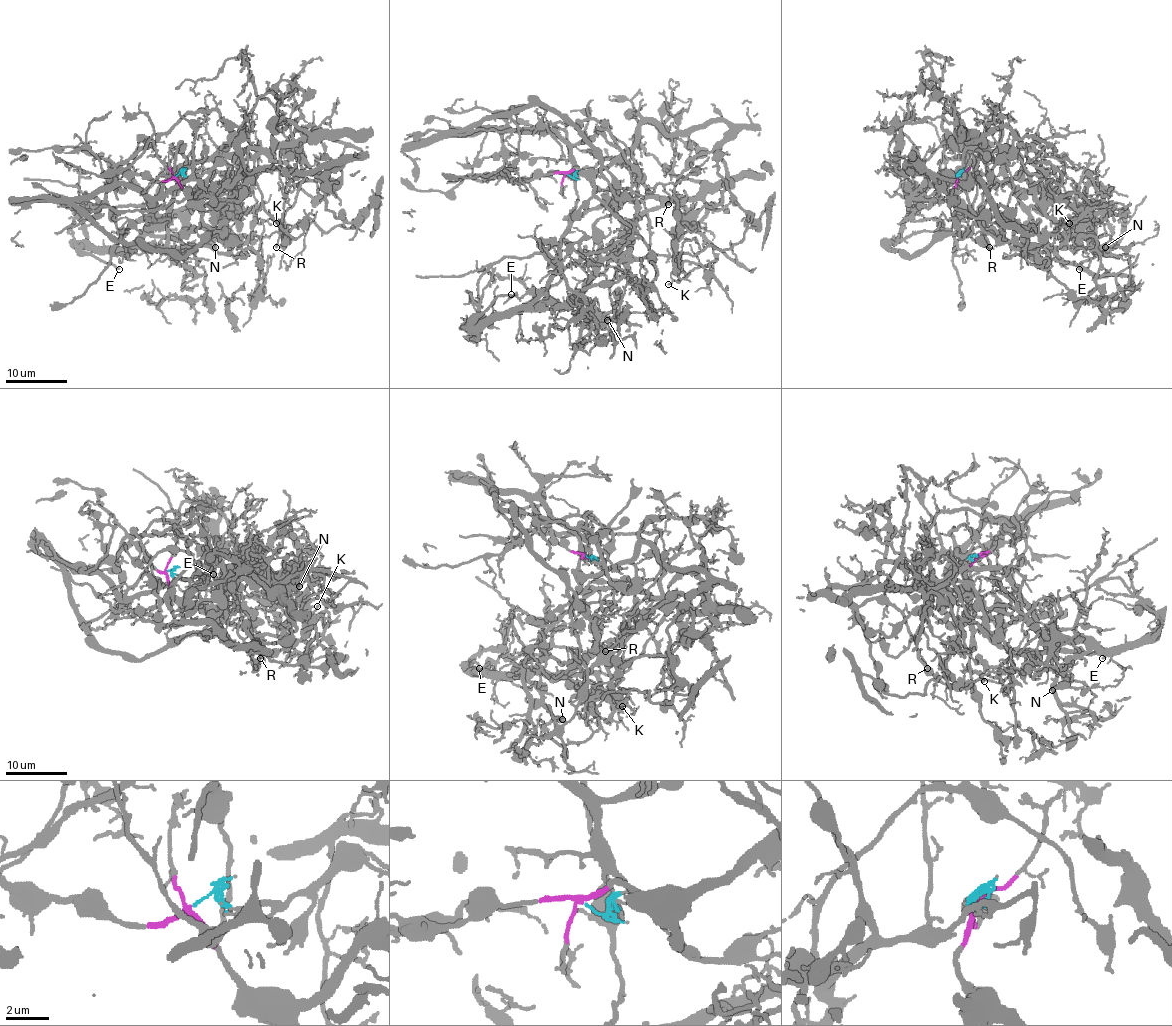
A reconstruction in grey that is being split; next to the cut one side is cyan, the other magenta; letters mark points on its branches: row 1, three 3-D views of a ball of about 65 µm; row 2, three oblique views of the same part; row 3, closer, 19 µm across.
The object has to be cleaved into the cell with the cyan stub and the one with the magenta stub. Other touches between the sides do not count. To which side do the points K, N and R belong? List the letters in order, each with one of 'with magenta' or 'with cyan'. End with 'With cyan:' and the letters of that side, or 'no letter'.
K: with magenta
N: with cyan
R: with magenta
With cyan: N

